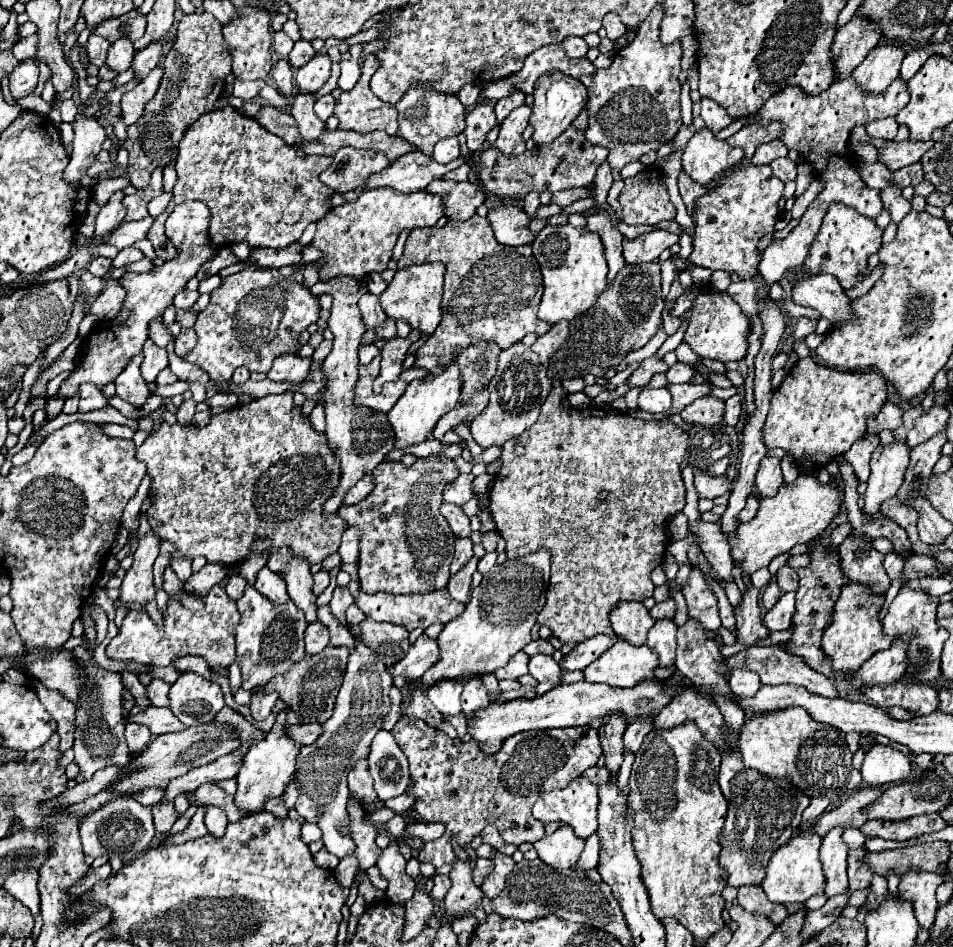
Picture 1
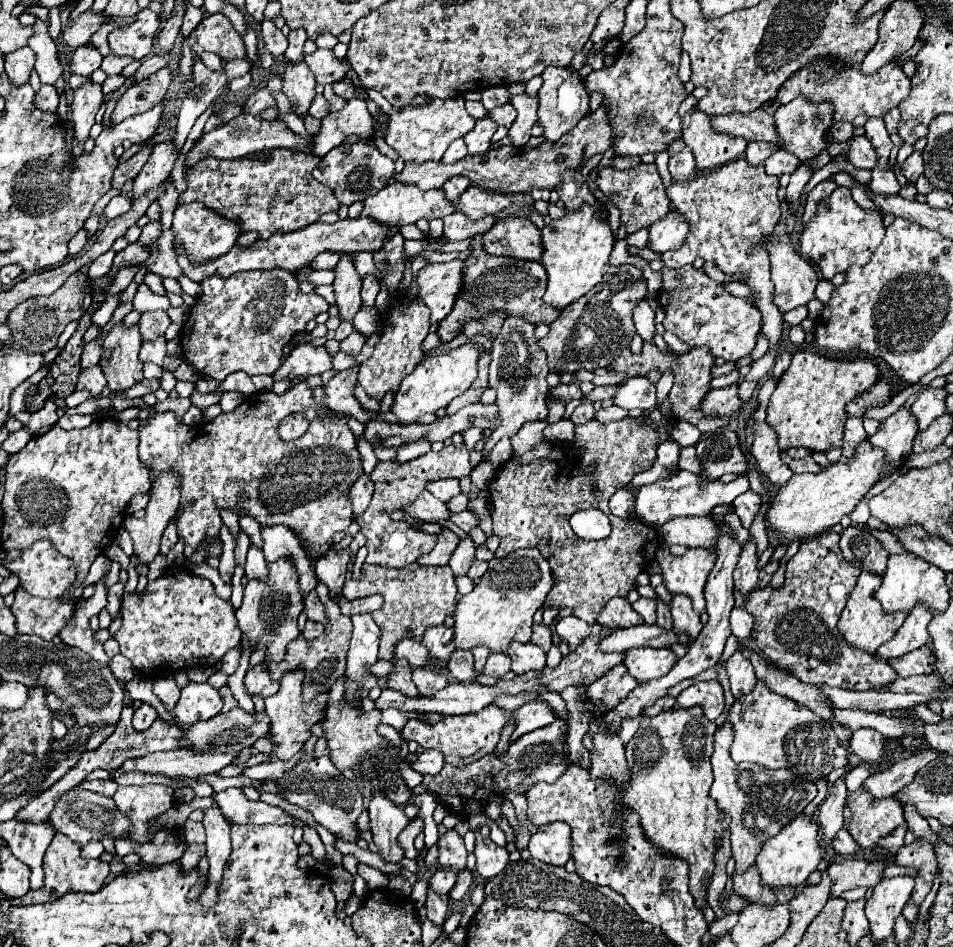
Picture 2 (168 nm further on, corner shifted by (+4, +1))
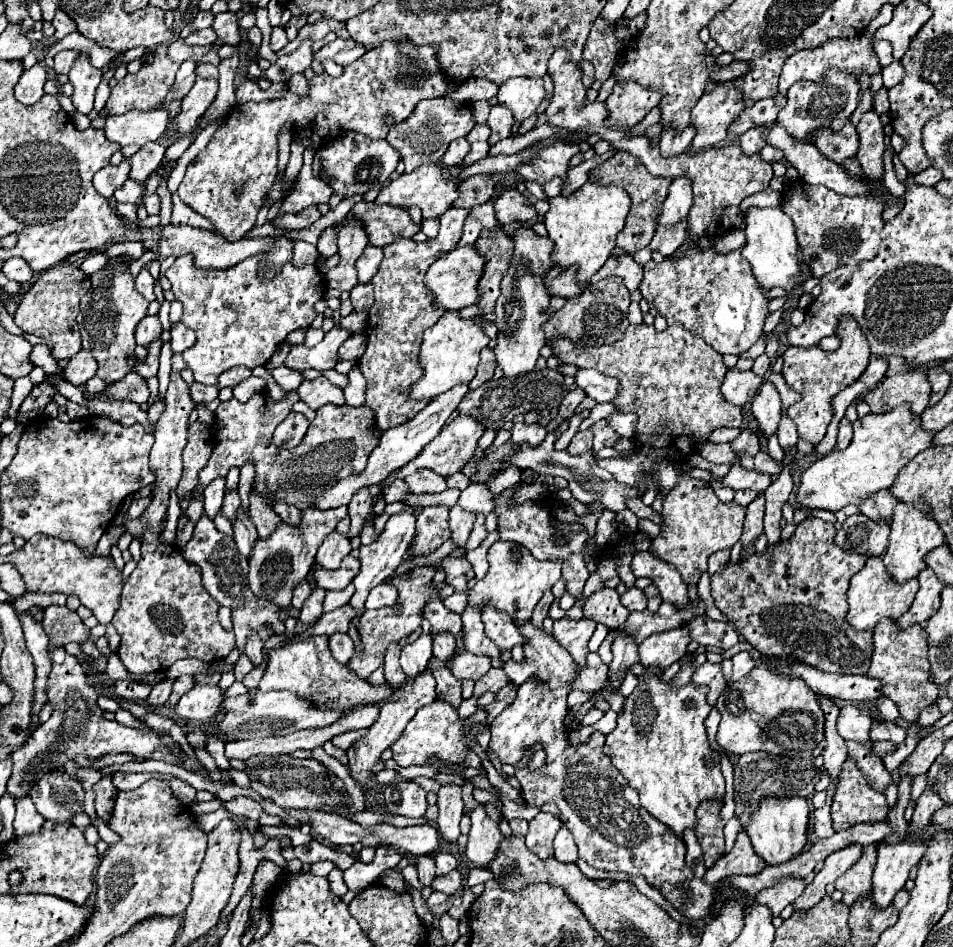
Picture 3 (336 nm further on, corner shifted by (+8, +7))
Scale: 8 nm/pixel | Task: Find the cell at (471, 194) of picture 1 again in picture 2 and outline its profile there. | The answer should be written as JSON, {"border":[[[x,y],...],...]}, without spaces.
{"border":[[[470,186],[456,202],[456,210],[468,214],[468,218],[478,220],[484,216],[496,216],[500,210],[512,206],[512,200],[506,194],[480,190],[476,186]]]}

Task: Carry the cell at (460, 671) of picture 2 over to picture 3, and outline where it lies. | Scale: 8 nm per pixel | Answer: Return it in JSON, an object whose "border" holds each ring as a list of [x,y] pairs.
{"border":[[[448,632],[434,636],[434,656],[448,662],[456,654],[456,638]]]}

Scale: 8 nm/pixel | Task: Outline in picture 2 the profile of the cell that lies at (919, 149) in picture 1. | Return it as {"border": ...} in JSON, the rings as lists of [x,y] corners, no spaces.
{"border":[[[854,136],[848,142],[844,158],[860,170],[872,170],[872,166],[876,164],[876,152],[872,152],[872,146],[866,136]]]}

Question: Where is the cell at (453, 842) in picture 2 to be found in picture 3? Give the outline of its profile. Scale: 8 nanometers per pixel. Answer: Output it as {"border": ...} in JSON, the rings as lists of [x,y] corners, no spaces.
{"border":[[[442,786],[438,790],[438,808],[440,816],[436,820],[440,838],[446,844],[454,844],[460,836],[460,818],[464,814],[464,804],[462,804],[462,788],[460,786]]]}

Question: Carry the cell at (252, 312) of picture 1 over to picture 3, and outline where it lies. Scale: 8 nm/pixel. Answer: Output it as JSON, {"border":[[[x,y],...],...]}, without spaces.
{"border":[[[280,238],[268,252],[252,256],[234,268],[226,270],[200,270],[192,264],[192,254],[180,256],[166,270],[166,278],[172,282],[174,298],[184,304],[182,324],[190,326],[196,332],[196,344],[182,352],[188,368],[194,372],[194,380],[200,384],[216,384],[218,376],[234,366],[264,366],[276,346],[296,328],[308,328],[316,318],[314,304],[324,298],[324,280],[316,266],[296,268],[290,262],[293,257],[294,242]]]}

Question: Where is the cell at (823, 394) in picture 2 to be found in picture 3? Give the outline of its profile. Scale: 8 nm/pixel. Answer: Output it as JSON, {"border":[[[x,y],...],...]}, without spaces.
{"border":[[[842,318],[836,334],[842,338],[842,344],[834,352],[826,352],[818,346],[808,346],[808,348],[790,346],[782,354],[782,358],[784,358],[782,376],[784,376],[786,384],[794,392],[800,392],[800,396],[802,396],[800,402],[792,404],[786,410],[786,416],[798,426],[798,436],[814,446],[824,438],[826,428],[832,420],[830,398],[836,396],[838,392],[842,392],[846,386],[854,384],[860,378],[860,374],[864,374],[864,368],[868,366],[868,360],[872,356],[870,348],[868,348],[868,340],[864,338],[860,326],[852,318]]]}

